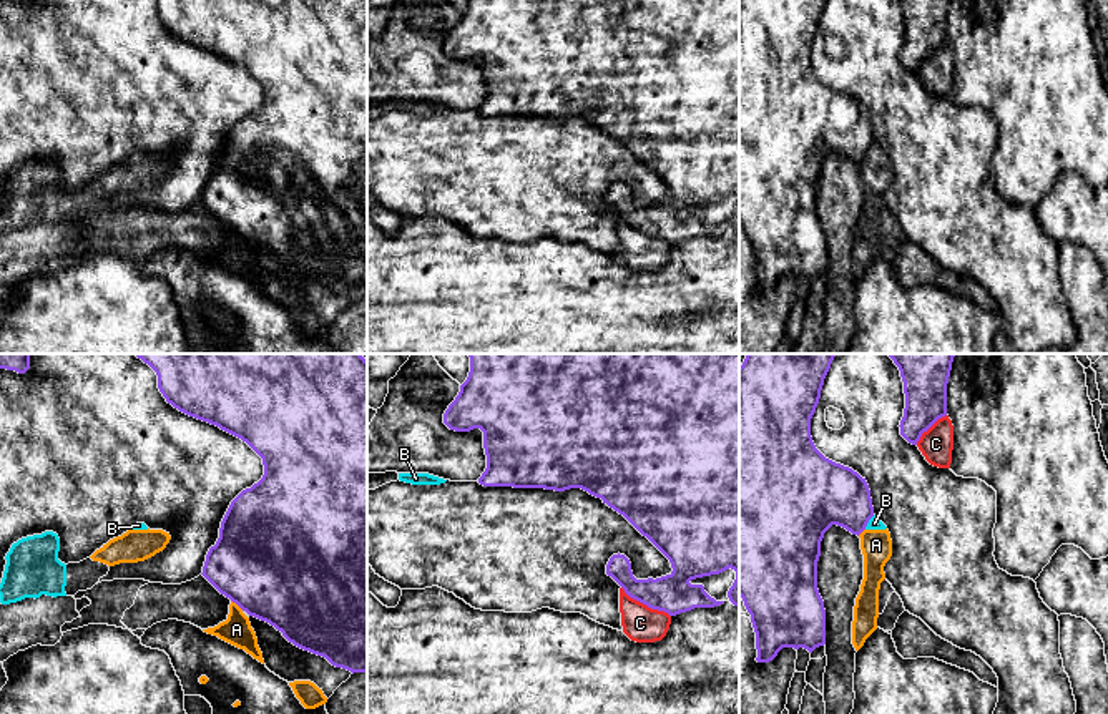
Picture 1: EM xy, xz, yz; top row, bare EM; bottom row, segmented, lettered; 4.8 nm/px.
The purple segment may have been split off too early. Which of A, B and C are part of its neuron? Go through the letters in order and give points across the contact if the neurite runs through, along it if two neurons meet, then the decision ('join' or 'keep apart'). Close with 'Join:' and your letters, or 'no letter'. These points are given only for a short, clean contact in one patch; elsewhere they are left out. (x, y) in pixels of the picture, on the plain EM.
A: keep apart
B: border along yz (874, 143), (864, 156); keep apart
C: keep apart
Join: no letter

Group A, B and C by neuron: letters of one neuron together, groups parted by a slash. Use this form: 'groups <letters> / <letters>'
groups A B / C

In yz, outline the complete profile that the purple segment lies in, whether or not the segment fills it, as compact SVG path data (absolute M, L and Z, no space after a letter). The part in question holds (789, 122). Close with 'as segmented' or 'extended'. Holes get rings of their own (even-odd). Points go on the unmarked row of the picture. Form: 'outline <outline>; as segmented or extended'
outline M739 0L739 224L744 229L756 261L757 291L772 289L782 276L804 276L812 281L826 272L826 237L817 218L817 189L821 169L832 154L842 154L852 163L860 163L874 144L870 118L857 100L826 86L814 73L811 65L811 46L821 27L827 0Z; as segmented

